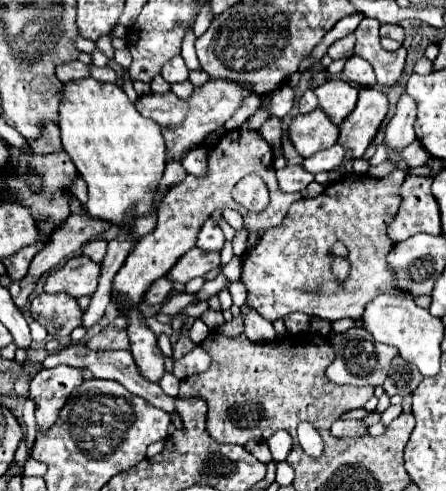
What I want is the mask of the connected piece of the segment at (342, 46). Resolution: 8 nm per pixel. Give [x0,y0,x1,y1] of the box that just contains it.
[329,35,355,59]

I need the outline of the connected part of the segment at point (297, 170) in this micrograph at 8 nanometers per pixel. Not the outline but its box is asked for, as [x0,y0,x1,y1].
[277,165,313,193]

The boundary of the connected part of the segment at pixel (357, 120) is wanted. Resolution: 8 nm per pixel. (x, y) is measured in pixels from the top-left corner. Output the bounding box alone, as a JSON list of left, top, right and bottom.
[339,89,389,175]

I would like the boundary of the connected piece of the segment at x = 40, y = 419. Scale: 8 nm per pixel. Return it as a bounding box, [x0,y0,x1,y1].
[29,365,83,431]

